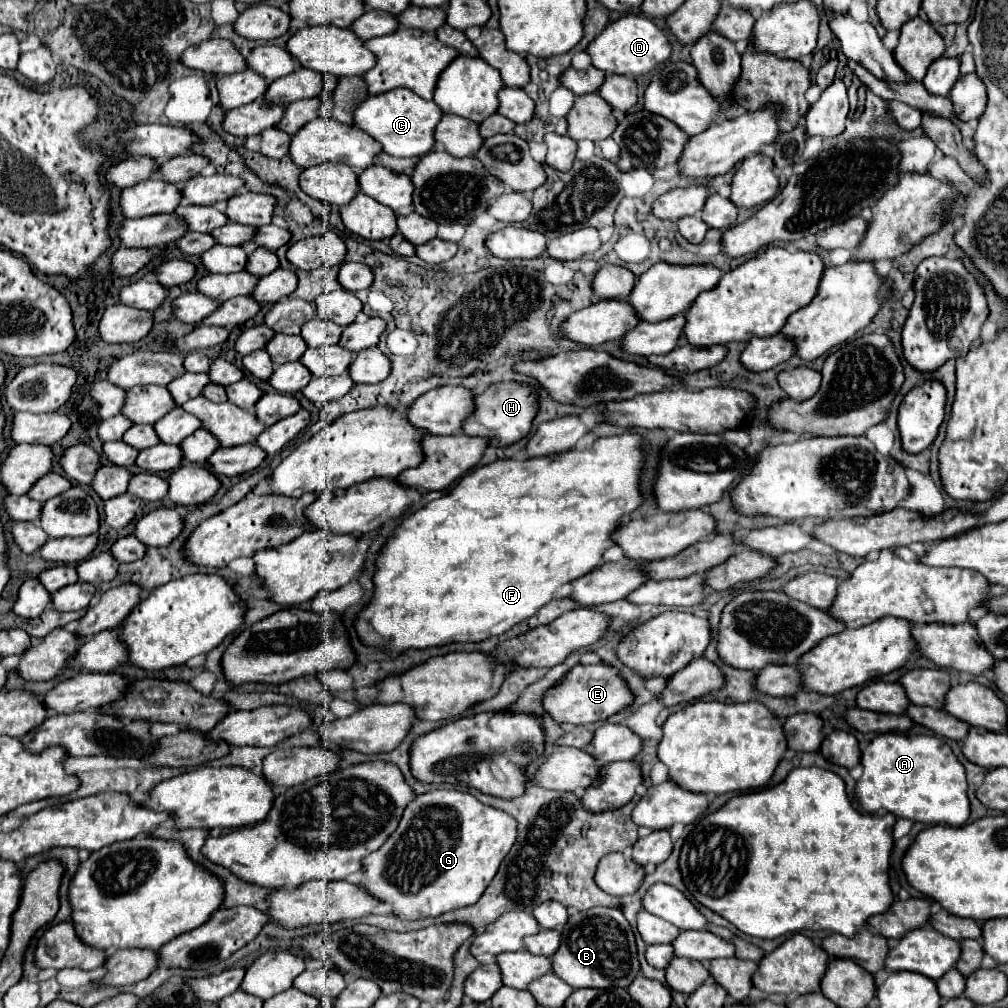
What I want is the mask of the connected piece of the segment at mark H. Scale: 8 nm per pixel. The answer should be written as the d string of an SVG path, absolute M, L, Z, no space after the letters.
M504 382L492 384L480 396L476 396L476 410L464 422L462 430L468 436L490 438L492 446L508 446L522 440L532 426L532 420L538 414L538 390L528 382Z

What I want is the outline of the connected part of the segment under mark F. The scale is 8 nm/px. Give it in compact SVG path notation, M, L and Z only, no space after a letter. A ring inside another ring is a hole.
M620 434L620 436L610 436L610 438L598 438L592 448L586 450L568 450L560 452L556 456L538 456L538 458L528 458L528 460L496 460L486 466L478 466L472 472L468 472L452 492L446 496L432 500L424 508L416 510L412 516L404 518L404 522L398 526L394 536L388 540L388 544L382 548L378 560L376 560L376 574L374 574L374 598L370 604L360 612L356 620L356 630L362 642L370 646L380 646L384 648L390 656L398 656L402 650L408 648L430 648L430 646L442 646L450 642L480 642L490 636L500 636L506 630L510 630L514 624L534 616L542 606L552 602L556 590L572 582L588 572L592 572L600 562L604 552L614 546L616 542L612 540L612 534L616 528L622 524L622 516L628 516L634 512L642 502L642 492L640 492L640 480L642 472L646 468L646 458L644 458L644 446L646 438L640 434Z

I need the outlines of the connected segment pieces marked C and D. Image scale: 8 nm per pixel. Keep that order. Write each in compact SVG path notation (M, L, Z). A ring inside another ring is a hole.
M396 88L378 96L370 96L356 108L354 124L366 130L372 138L376 138L386 154L410 158L410 156L424 156L434 146L434 130L444 112L436 102L428 102L416 96L410 88Z
M626 14L600 32L600 36L588 46L588 54L592 56L592 64L606 74L640 76L666 62L672 56L672 44L650 18L640 14Z

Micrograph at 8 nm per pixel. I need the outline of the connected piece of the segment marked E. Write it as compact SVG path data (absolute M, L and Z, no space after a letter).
M578 664L564 676L564 680L556 688L552 688L544 696L544 708L552 714L556 722L562 724L588 724L588 722L606 720L612 714L618 714L620 710L632 706L632 702L634 702L634 694L628 688L624 676L608 664L598 664L598 666Z

